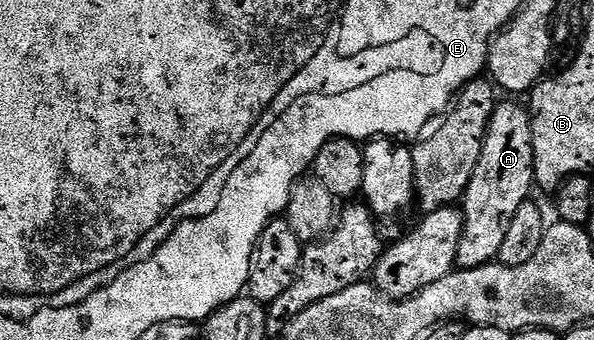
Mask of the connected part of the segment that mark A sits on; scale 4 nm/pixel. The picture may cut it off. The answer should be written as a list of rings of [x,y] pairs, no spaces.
[[[504,99],[499,102],[492,116],[492,125],[488,129],[488,142],[484,144],[482,159],[474,171],[474,179],[470,179],[470,187],[462,198],[462,212],[466,218],[464,223],[464,240],[461,241],[456,256],[456,263],[462,269],[477,269],[483,265],[493,264],[502,251],[502,243],[506,233],[510,231],[510,223],[518,215],[524,201],[533,196],[536,179],[536,156],[532,146],[532,122],[527,108],[515,105],[515,100]]]

